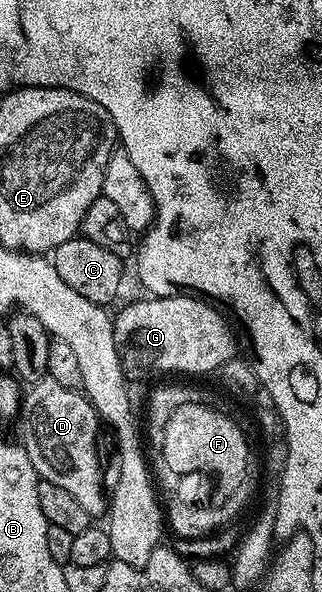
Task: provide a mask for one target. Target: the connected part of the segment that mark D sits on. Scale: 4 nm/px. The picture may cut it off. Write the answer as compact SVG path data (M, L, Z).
M41 378L26 387L19 403L18 422L18 441L40 479L65 488L92 516L106 515L109 498L103 486L103 467L95 443L101 433L101 419L88 398L78 389L65 388L57 380Z

